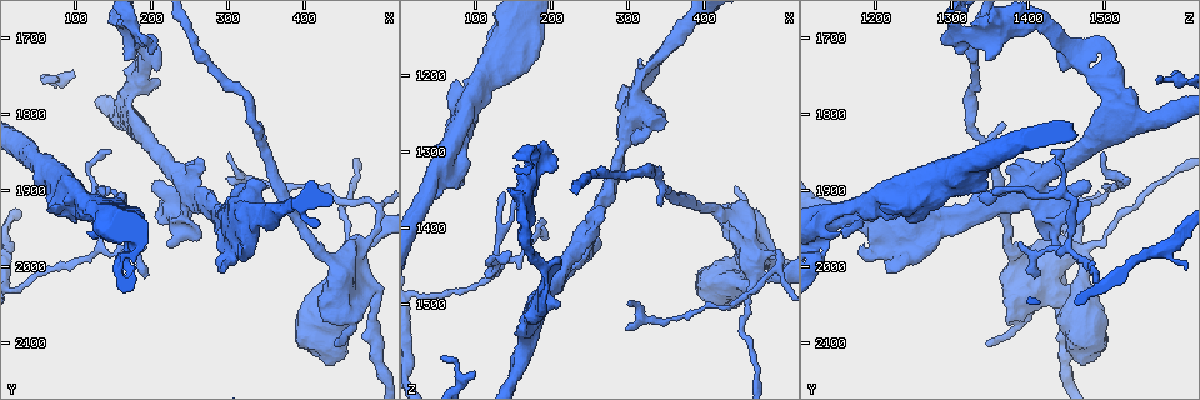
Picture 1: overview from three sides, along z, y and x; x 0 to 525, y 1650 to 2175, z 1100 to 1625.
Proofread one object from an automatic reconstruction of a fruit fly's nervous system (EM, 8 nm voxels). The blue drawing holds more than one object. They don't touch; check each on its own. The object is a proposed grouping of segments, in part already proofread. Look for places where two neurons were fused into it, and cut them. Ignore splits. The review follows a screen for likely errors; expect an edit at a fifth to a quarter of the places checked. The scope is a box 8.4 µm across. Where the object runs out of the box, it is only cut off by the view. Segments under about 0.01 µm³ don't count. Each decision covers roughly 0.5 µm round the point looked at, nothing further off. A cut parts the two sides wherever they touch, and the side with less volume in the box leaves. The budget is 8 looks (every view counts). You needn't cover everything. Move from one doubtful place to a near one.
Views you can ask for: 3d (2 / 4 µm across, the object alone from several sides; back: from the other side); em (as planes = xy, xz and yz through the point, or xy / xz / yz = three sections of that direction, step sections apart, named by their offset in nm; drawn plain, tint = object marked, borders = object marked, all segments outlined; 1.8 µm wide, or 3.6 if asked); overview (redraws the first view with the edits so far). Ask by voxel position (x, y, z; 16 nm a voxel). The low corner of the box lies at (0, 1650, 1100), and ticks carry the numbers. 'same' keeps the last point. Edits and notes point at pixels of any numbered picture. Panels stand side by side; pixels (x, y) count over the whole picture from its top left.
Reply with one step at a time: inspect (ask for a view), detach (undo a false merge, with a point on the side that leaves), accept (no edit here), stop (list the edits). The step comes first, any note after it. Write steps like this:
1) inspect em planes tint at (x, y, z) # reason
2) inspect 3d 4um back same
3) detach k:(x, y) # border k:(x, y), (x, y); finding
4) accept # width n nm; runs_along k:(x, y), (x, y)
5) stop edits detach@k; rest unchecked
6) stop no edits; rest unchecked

inspect em xy step 8 tint at (65, 1890, 1295) # four or more arms meet

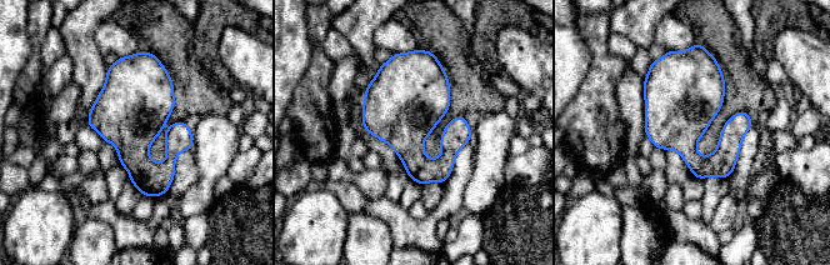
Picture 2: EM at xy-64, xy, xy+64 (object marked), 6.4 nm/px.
accept # one neuron here

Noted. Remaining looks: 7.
inspect 3d 4um at (240, 1940, 1435) # sharp bend

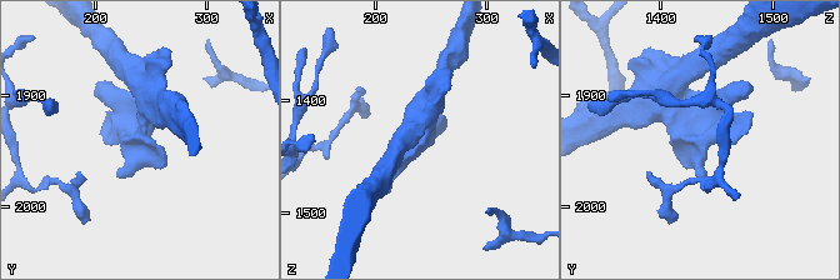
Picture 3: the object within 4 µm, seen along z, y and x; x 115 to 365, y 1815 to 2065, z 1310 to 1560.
inspect em yz step 16 tint at (240, 1942, 1434) # need the tissue

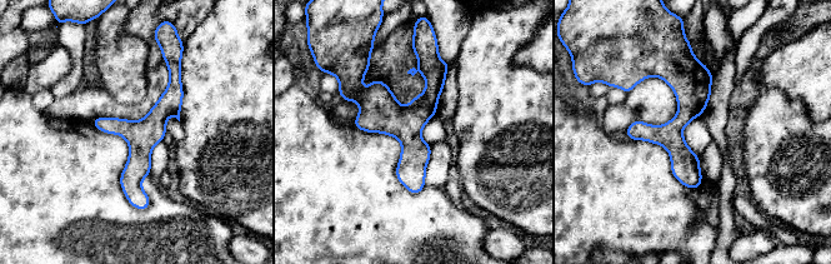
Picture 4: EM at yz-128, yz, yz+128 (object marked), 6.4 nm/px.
inspect em planes borders same

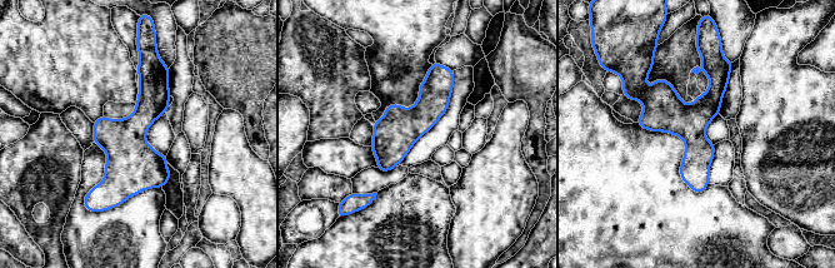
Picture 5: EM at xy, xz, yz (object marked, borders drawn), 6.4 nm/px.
accept # runs_along 5:(144, 56), (149, 108), (128, 134), (115, 203); all the same neuron

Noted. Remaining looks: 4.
inspect 3d 4um at (465, 1990, 1475) # a narrow waist

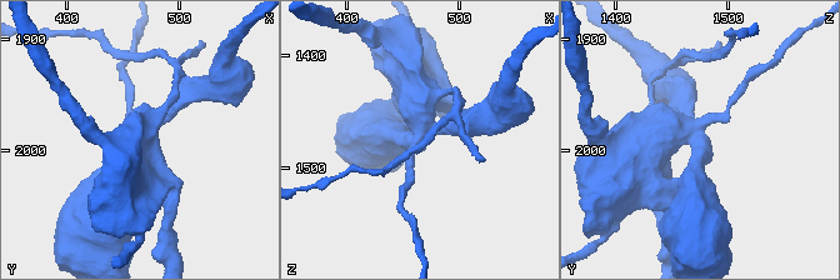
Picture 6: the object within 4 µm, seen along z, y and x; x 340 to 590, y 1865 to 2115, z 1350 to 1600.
inspect em yz step 4 tint at (466, 1988, 1474) # arms 3

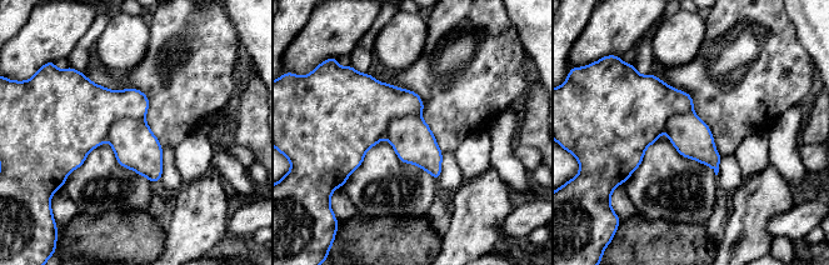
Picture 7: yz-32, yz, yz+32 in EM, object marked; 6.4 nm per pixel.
inspect em planes tint same

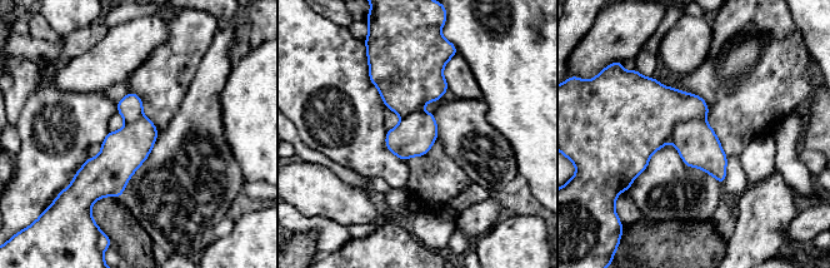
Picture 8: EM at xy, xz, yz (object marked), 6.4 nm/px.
detach 8:(698, 144) # border 8:(704, 120), (680, 120), (670, 140); a second neuron is stuck on

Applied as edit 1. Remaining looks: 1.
stop edits detach@8; rest unchecked

